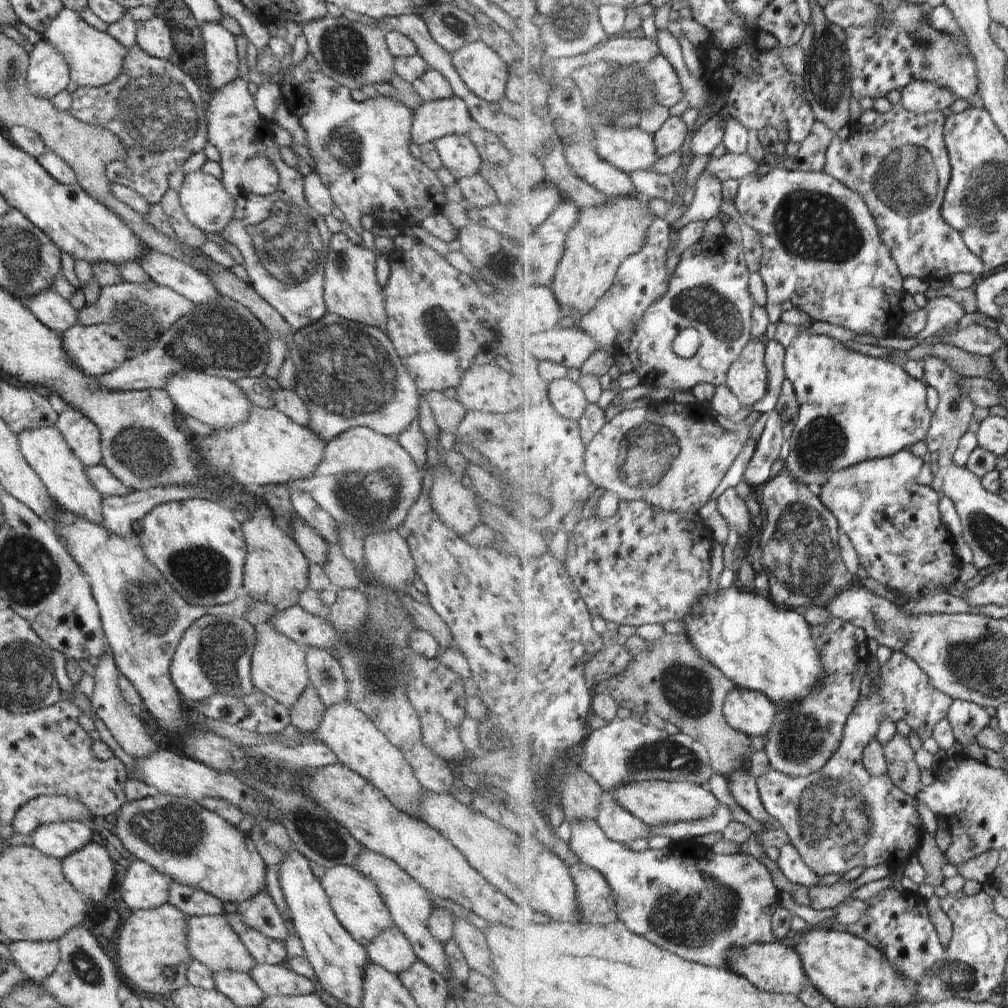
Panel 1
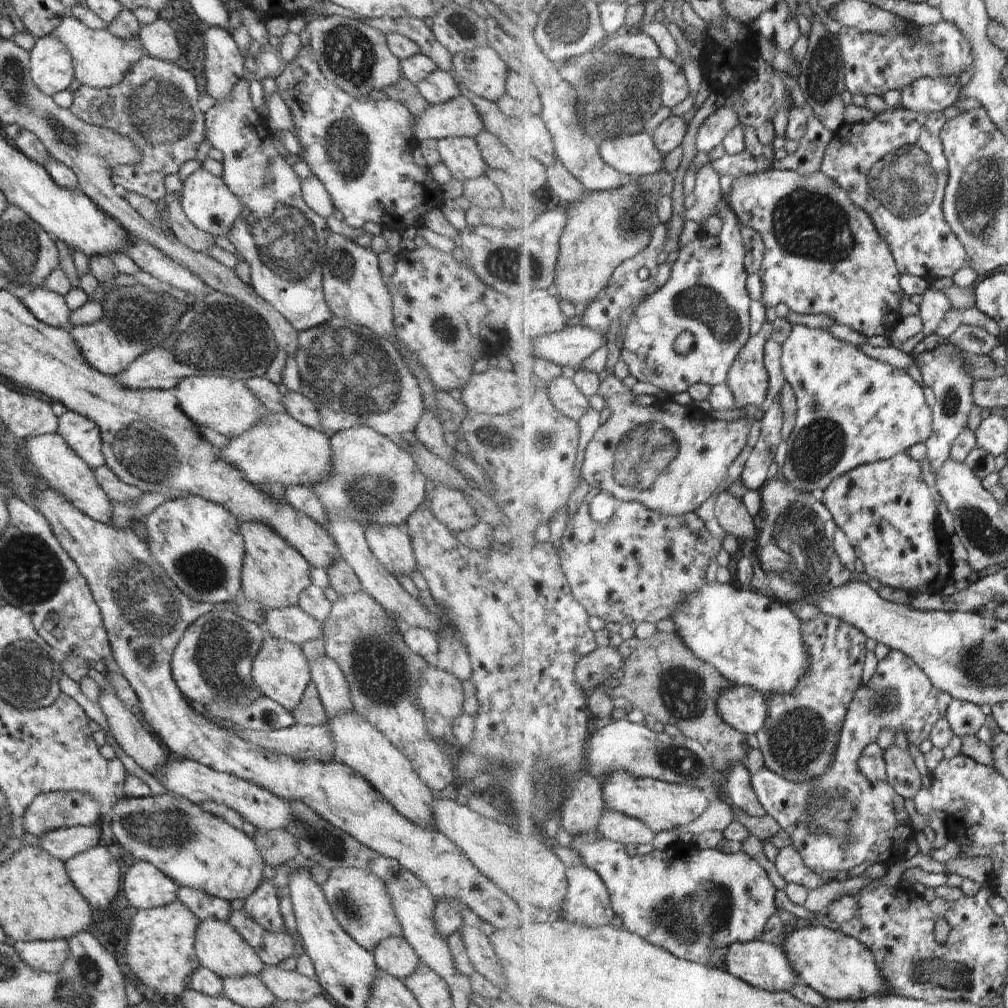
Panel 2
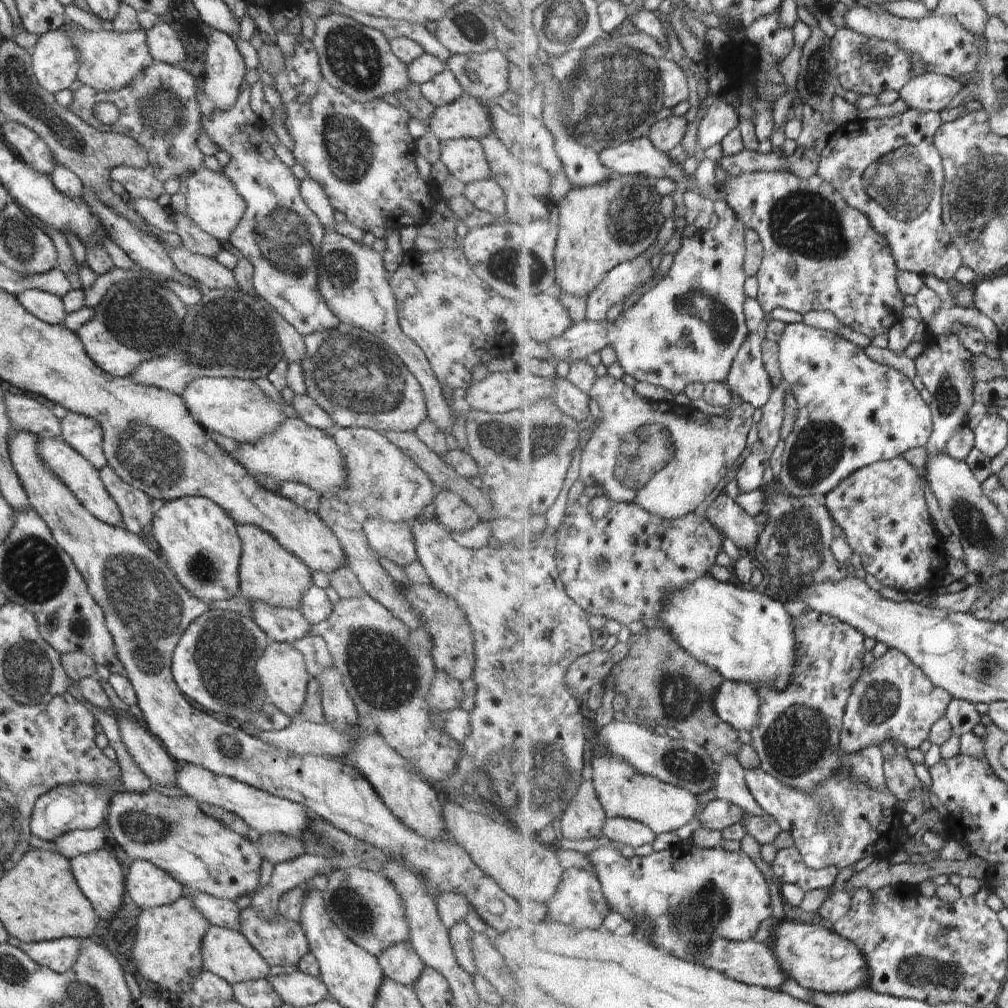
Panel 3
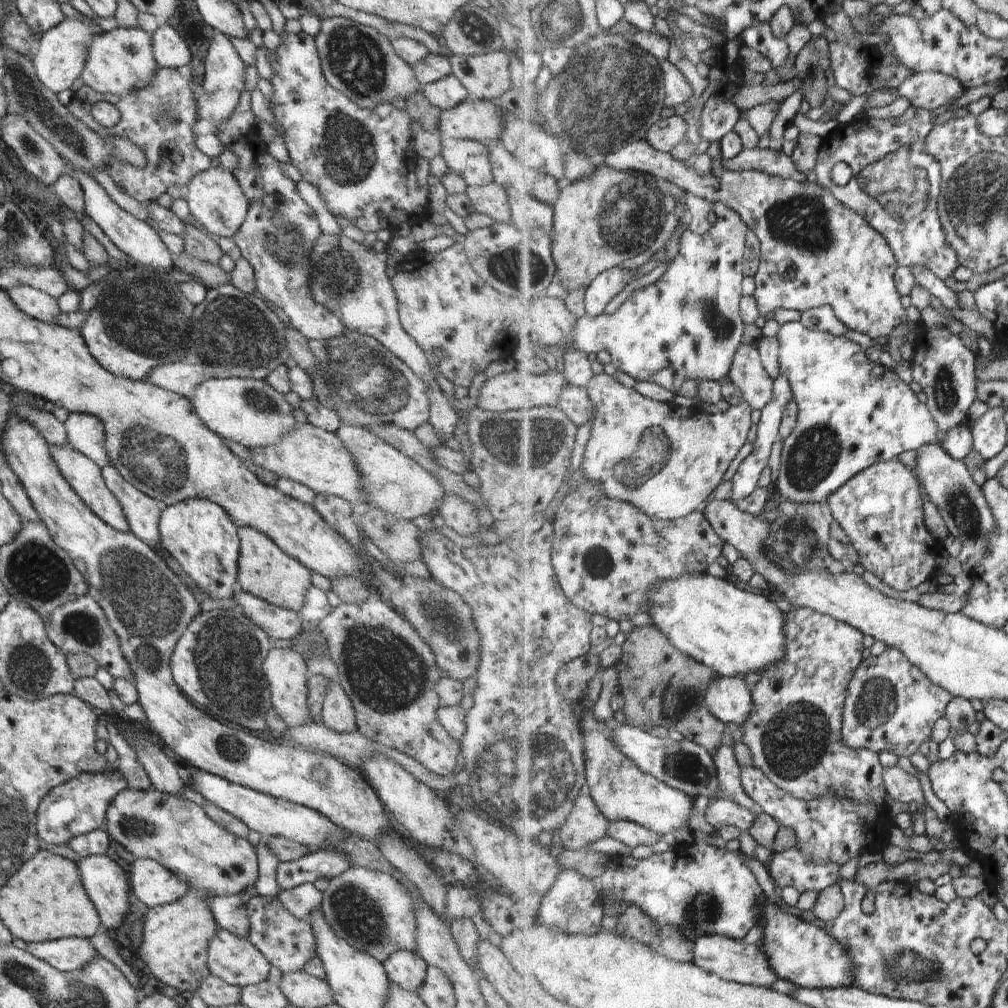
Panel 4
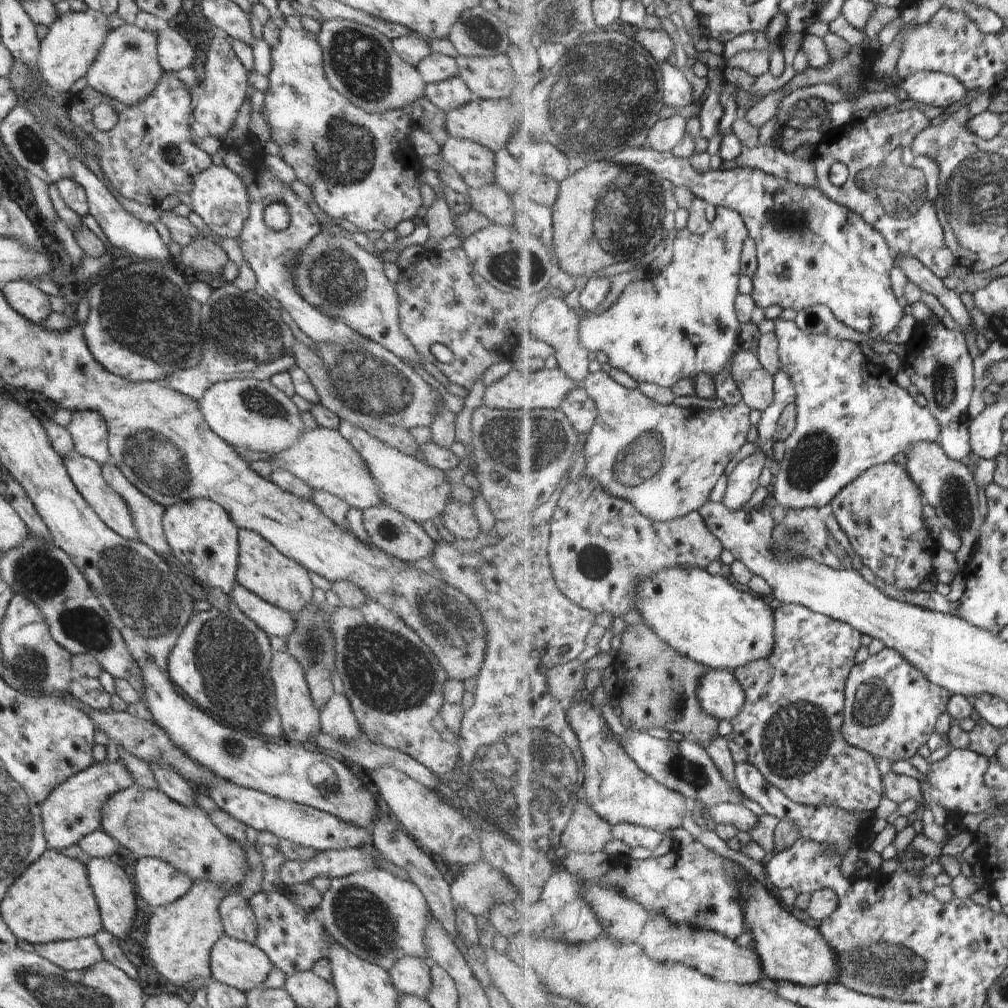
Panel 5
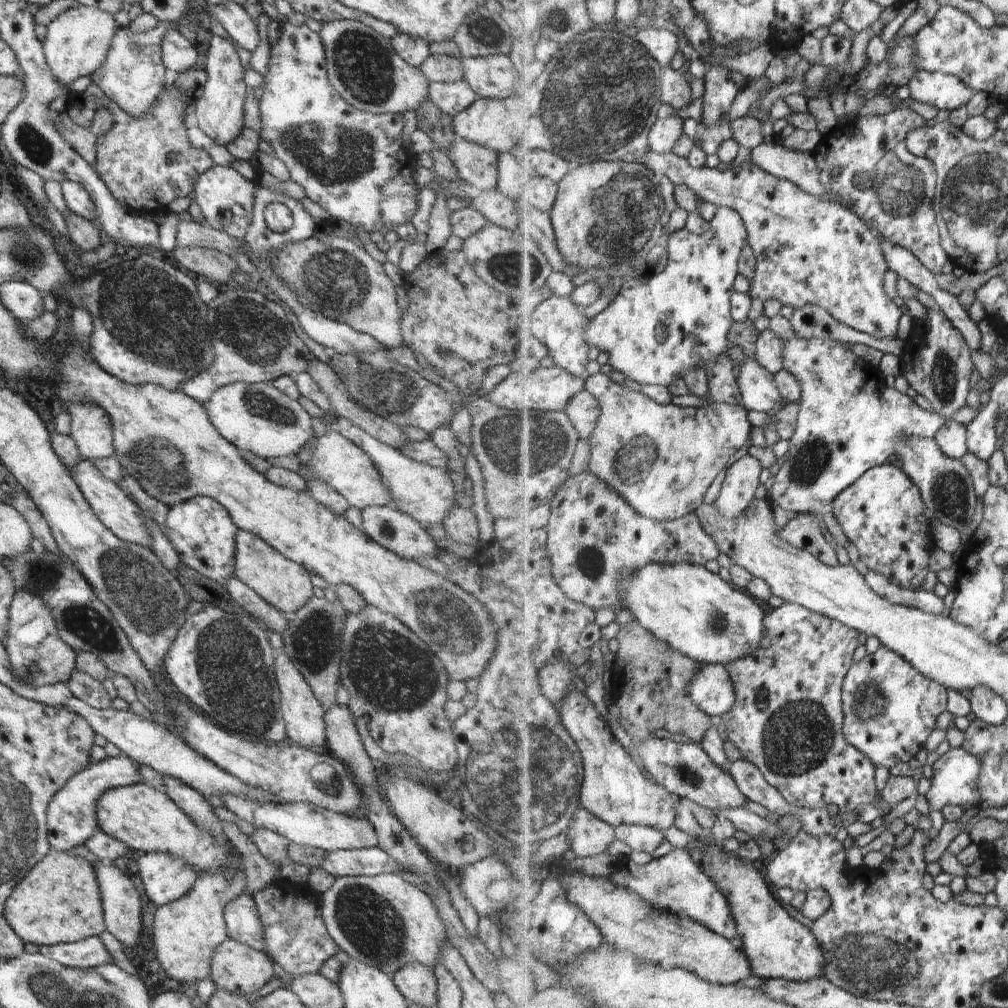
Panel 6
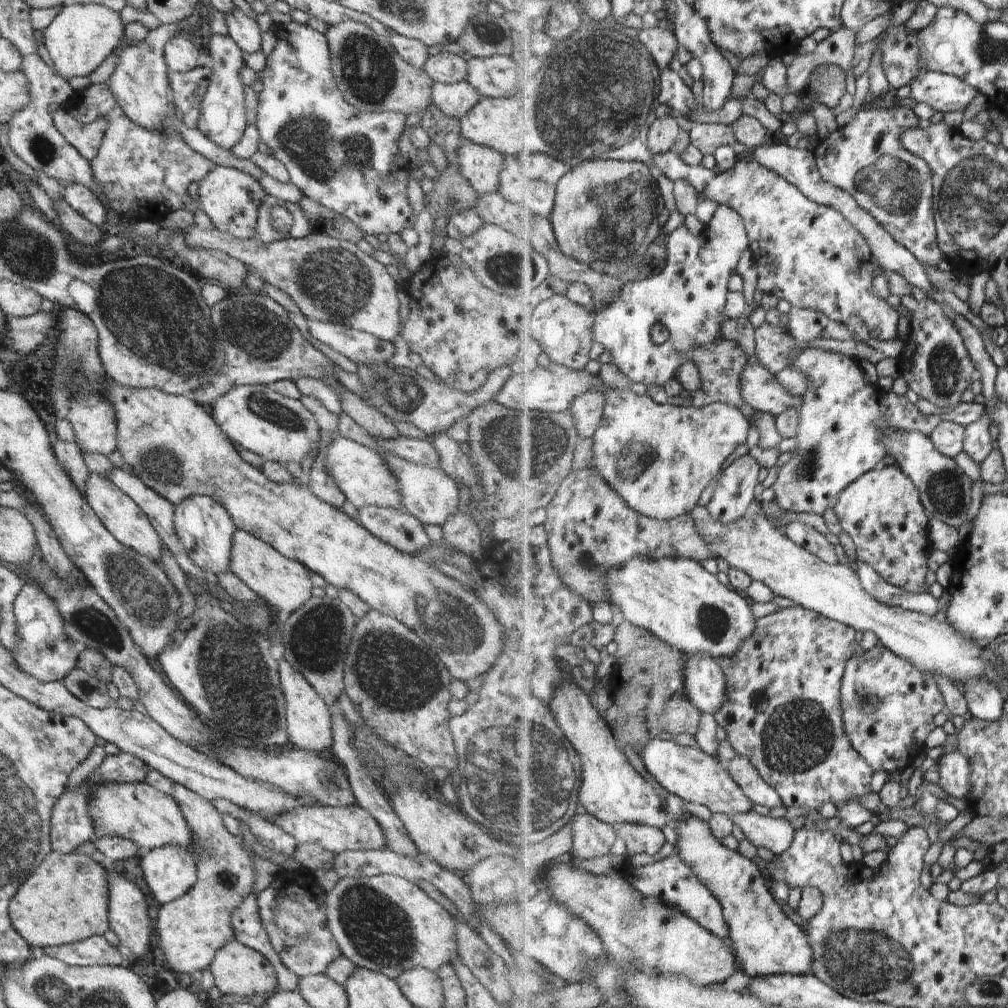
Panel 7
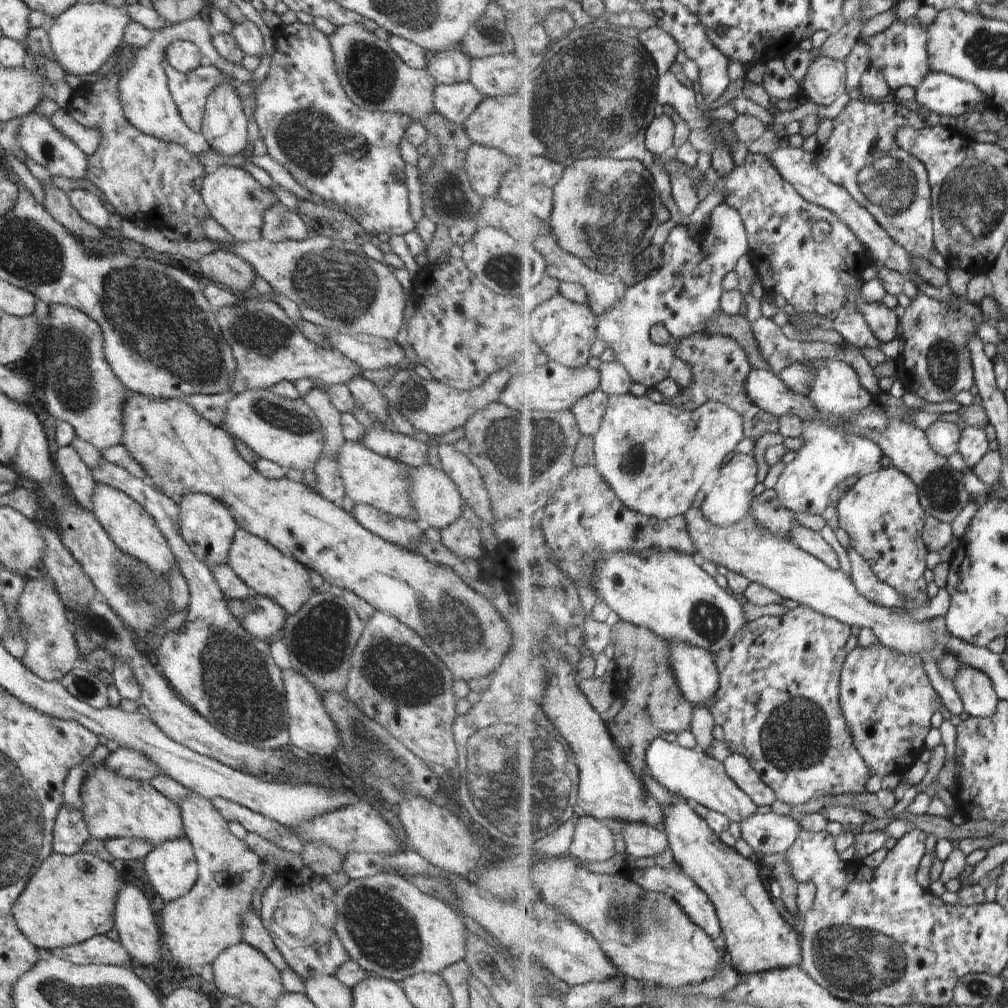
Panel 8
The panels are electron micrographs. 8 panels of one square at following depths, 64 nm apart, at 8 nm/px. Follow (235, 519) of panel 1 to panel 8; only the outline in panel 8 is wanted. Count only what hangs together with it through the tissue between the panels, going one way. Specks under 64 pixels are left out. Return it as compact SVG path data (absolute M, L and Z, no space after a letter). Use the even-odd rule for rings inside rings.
M186 492L178 503L180 534L188 548L208 566L226 563L230 545L239 528L229 510L219 500L204 493Z

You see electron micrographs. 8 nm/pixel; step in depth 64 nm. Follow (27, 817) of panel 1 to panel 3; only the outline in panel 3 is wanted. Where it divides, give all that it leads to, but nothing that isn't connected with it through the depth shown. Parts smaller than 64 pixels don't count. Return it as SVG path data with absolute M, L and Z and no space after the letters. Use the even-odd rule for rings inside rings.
M74 782L68 786L54 788L46 794L42 794L32 808L30 816L29 830L36 837L52 841L60 838L62 834L72 830L91 830L94 828L102 829L106 822L108 801L112 797L112 792L102 786L90 786L82 782Z

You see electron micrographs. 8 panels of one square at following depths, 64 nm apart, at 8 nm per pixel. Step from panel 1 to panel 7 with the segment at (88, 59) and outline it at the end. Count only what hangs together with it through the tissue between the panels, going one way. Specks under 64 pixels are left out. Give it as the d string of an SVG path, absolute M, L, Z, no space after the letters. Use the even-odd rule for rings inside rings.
M162 23L159 27L148 32L146 39L142 42L124 46L123 38L118 47L120 48L120 59L115 71L106 81L105 85L112 91L116 104L125 112L125 115L142 128L149 131L162 131L171 129L182 137L182 140L198 154L223 167L234 167L253 176L257 181L266 174L257 167L250 159L241 159L234 156L232 152L220 148L214 144L201 129L191 129L177 116L174 105L171 103L169 82L167 74L169 68L165 63L164 47L172 38L182 35L182 28L178 23Z

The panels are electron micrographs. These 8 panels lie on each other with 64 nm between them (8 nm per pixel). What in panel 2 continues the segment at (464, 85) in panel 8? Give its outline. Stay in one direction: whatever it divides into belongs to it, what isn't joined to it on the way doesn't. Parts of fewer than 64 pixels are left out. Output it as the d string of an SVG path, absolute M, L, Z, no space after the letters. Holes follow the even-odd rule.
M436 69L424 80L415 83L420 94L431 104L445 103L461 94L456 81L449 72Z

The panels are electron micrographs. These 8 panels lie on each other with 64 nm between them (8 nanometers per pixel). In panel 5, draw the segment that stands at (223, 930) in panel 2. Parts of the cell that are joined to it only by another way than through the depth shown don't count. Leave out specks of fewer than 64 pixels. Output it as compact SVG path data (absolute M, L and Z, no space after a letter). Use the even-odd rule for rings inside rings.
M222 935L210 951L212 980L245 992L262 986L270 970L271 960L263 950L228 935Z

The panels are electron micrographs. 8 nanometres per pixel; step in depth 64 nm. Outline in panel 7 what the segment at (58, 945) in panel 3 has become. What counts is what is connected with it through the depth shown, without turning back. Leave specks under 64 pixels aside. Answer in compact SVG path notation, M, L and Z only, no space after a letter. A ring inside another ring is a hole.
M94 935L86 940L69 945L46 947L44 952L49 957L54 957L63 963L79 967L125 965L123 954L115 946L112 946L104 938L104 935Z

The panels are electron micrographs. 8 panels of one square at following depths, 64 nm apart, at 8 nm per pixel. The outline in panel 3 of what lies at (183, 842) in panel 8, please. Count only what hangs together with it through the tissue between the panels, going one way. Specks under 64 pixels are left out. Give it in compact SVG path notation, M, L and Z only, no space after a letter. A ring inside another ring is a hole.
M142 859L132 862L125 876L124 890L141 909L173 904L183 896L183 887L172 876Z

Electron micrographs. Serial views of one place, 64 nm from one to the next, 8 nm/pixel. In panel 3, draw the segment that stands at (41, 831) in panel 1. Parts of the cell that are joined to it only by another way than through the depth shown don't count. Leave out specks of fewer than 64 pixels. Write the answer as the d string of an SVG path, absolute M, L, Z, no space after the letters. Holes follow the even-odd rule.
M100 828L72 830L52 842L55 844L55 849L52 852L58 856L64 856L68 860L106 848L104 846L106 838Z

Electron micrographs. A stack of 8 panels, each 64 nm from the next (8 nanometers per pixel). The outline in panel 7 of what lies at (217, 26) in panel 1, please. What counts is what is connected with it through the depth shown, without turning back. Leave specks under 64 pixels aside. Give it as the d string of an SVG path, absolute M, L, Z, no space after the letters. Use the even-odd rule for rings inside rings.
M213 34L208 42L209 54L212 57L210 68L213 78L208 85L200 109L199 124L201 131L220 148L230 151L242 138L248 122L244 108L244 84L239 77L244 65L243 50L228 35Z

